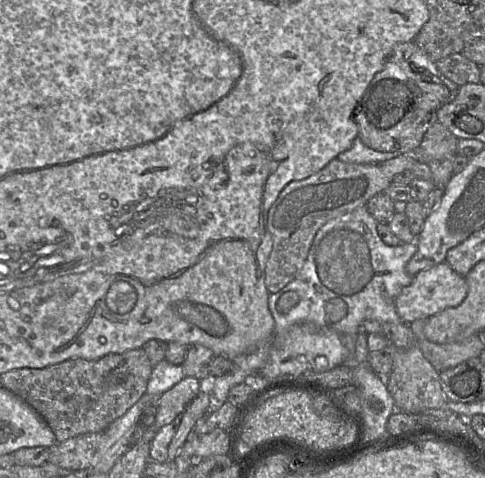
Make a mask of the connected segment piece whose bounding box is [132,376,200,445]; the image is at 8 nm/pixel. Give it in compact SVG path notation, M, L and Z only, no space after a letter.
M185 376L171 389L164 392L156 402L142 410L132 436L132 445L151 444L156 433L181 415L200 388L200 380Z

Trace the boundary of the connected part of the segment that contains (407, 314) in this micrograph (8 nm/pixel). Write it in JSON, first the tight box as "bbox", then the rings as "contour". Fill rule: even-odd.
{"bbox":[395,262,468,324],"contour":[[[446,262],[418,272],[412,283],[404,287],[395,299],[395,307],[401,321],[405,324],[418,319],[428,319],[447,309],[460,305],[468,292],[465,277],[457,274]]]}

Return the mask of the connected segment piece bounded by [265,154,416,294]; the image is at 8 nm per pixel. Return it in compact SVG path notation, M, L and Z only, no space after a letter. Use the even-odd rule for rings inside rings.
M412 154L373 164L330 161L316 174L289 183L269 209L267 227L273 246L265 267L265 286L274 294L294 280L302 269L318 230L332 219L366 206L370 198L384 192L396 174L410 170L416 159Z

